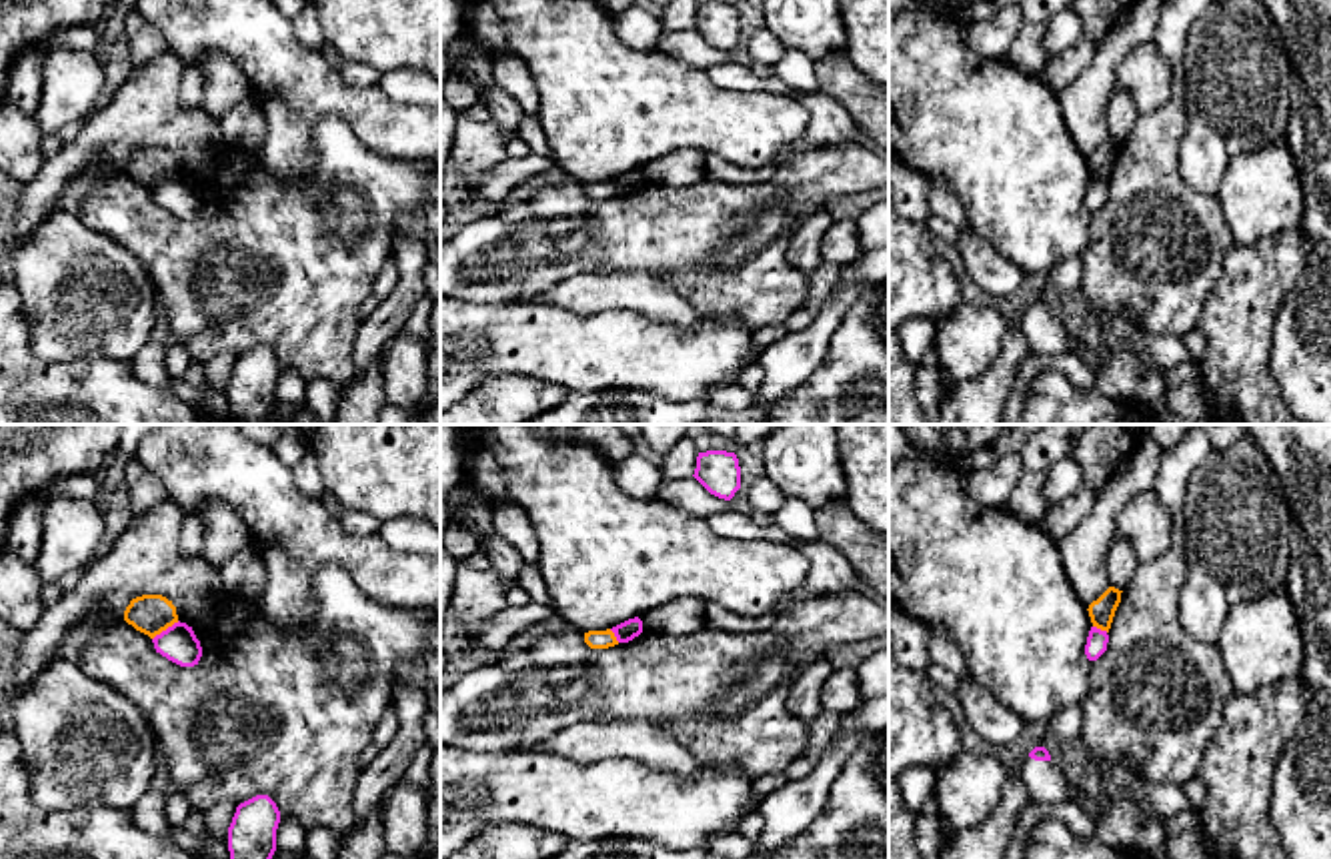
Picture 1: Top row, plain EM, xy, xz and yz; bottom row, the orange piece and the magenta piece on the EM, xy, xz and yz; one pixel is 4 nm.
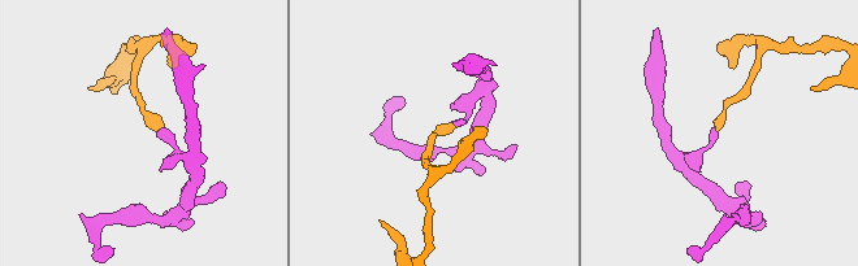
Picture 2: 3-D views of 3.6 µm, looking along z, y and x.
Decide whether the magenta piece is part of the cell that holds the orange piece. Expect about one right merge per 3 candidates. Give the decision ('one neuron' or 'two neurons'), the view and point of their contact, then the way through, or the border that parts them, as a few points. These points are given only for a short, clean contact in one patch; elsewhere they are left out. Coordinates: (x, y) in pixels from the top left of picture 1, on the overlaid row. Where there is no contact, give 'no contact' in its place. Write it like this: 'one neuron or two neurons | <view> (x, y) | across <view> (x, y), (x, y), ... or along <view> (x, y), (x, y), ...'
two neurons | xy (165, 629) | along xy (179, 621), (153, 639)

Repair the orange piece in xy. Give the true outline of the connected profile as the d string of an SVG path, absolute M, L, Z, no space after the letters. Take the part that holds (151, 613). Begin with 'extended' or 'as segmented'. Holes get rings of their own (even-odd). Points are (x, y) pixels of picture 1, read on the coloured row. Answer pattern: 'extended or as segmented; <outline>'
as segmented; M142 595L130 601L124 621L154 639L178 623L176 607L162 595Z

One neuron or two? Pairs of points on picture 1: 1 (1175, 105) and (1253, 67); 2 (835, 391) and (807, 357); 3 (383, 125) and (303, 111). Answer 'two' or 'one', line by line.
1: two
2: two
3: one

